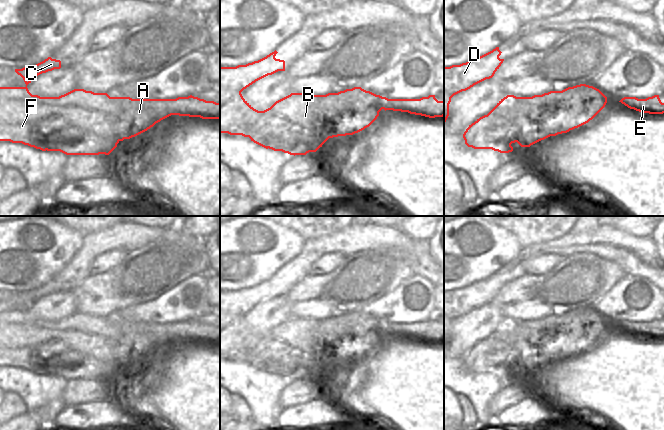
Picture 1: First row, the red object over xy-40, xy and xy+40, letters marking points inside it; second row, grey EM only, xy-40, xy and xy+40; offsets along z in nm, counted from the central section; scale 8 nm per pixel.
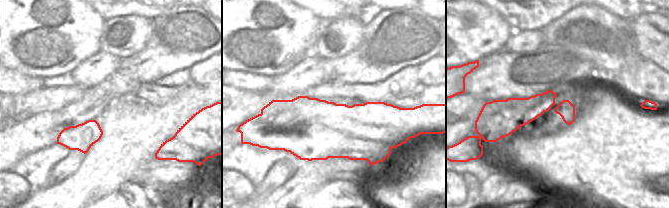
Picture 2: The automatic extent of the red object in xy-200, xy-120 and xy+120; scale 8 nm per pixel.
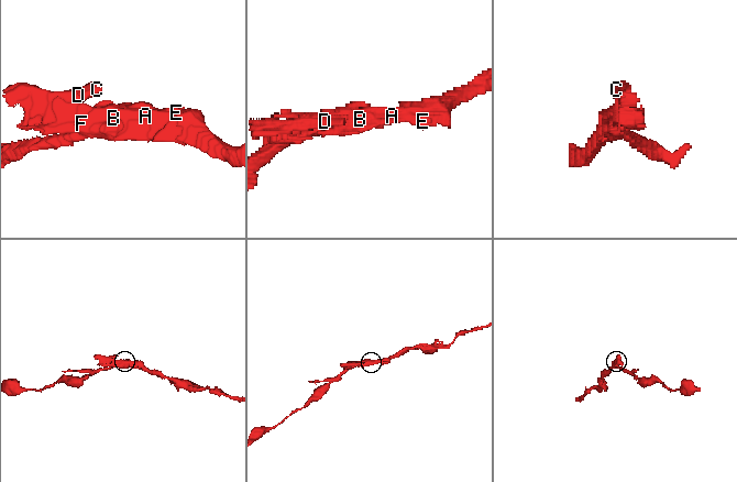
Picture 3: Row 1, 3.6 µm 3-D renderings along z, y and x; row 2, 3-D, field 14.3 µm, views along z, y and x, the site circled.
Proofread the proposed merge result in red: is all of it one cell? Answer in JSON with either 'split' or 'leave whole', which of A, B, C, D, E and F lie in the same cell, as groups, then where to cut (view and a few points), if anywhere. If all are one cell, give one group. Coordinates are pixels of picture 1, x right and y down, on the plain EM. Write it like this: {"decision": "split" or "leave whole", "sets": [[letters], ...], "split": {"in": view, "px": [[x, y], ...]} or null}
{"decision": "split", "sets": [["A", "B", "E"], ["C", "D", "F"]], "split": {"in": "xy", "px": [[272, 329], [247, 354], [248, 359], [259, 355], [267, 371]]}}

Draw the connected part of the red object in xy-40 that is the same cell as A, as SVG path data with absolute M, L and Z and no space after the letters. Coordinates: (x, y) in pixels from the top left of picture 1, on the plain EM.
M74 313L59 321L47 321L45 327L49 330L49 340L36 345L33 350L43 360L44 371L47 375L60 375L66 379L109 379L120 365L147 355L171 339L220 343L220 327L206 325L192 319L176 323L132 323L130 321L110 321L107 317Z

